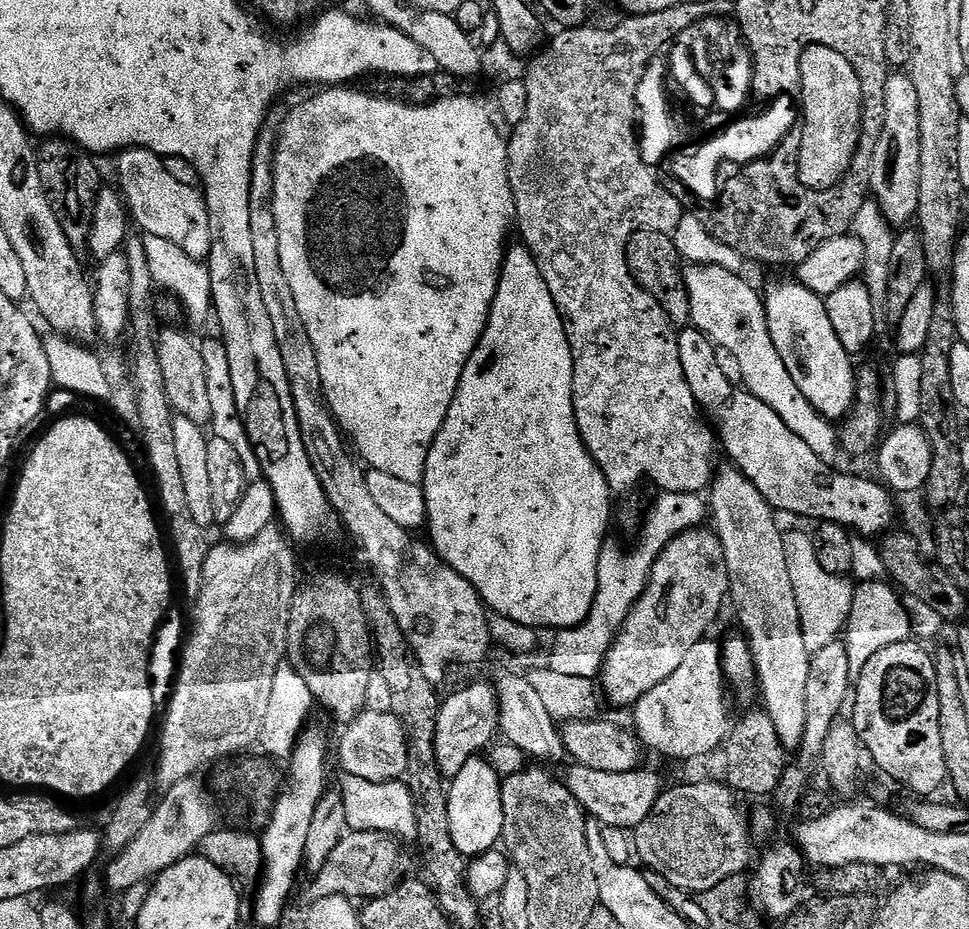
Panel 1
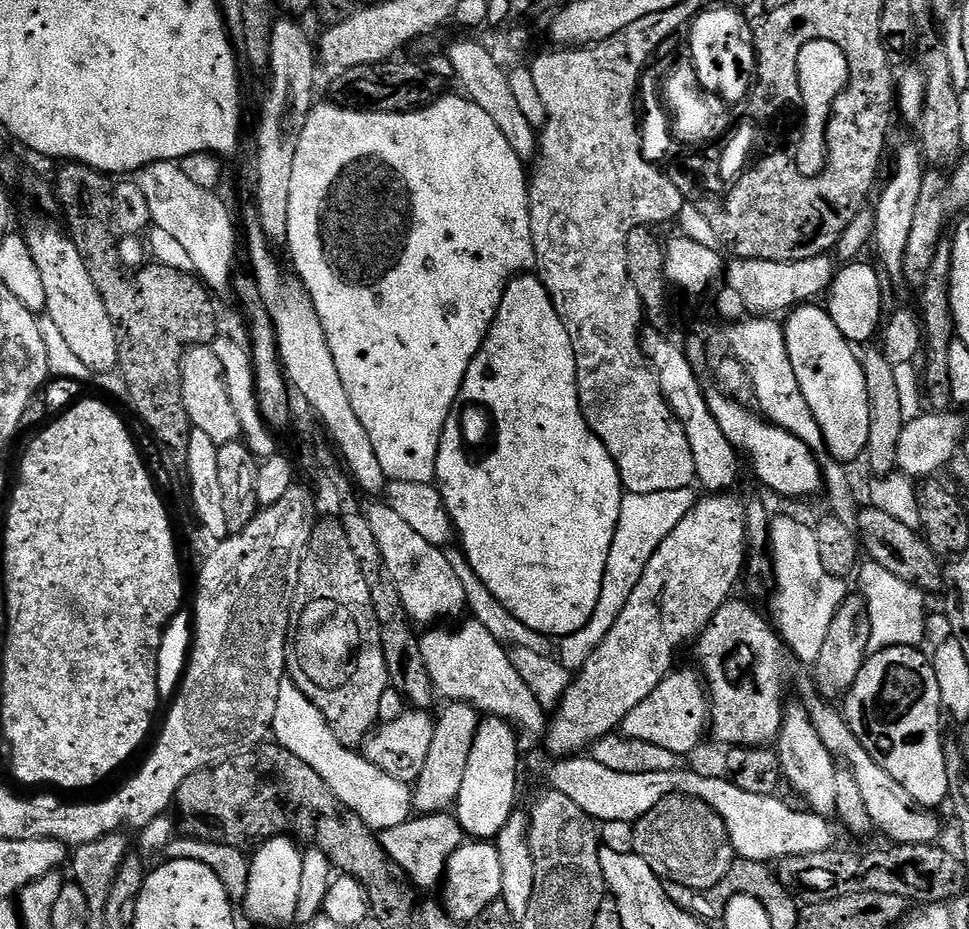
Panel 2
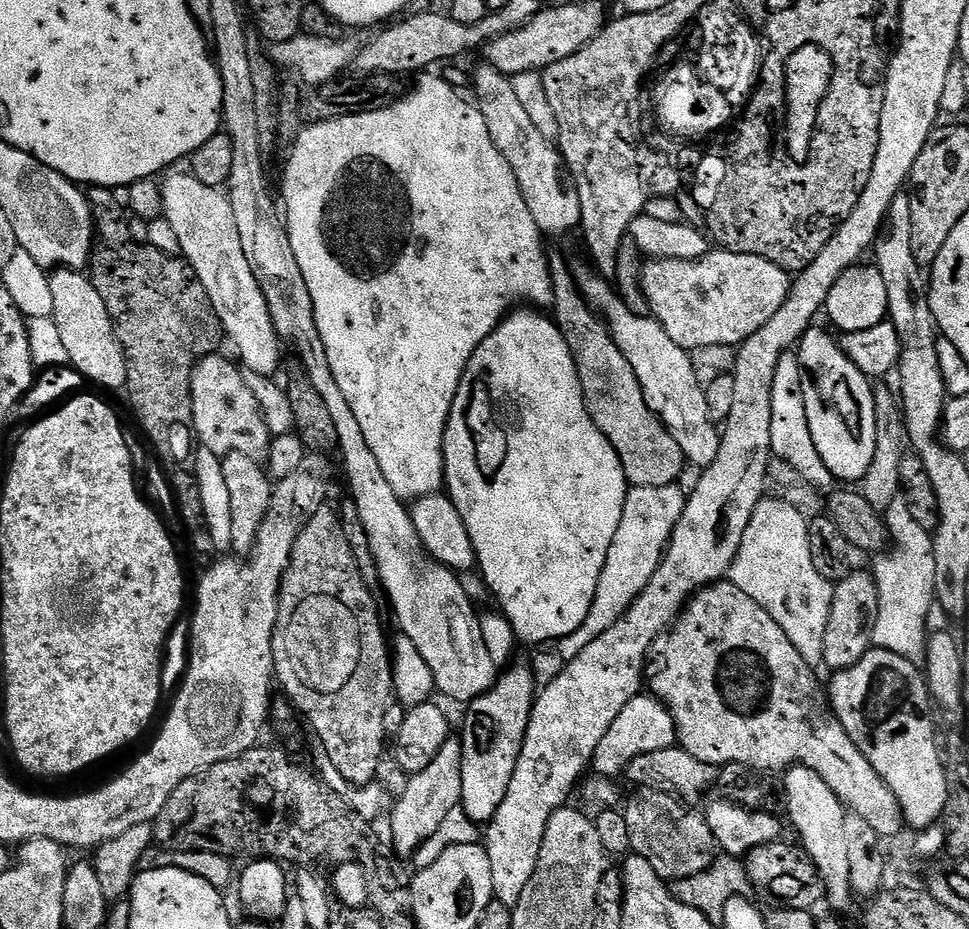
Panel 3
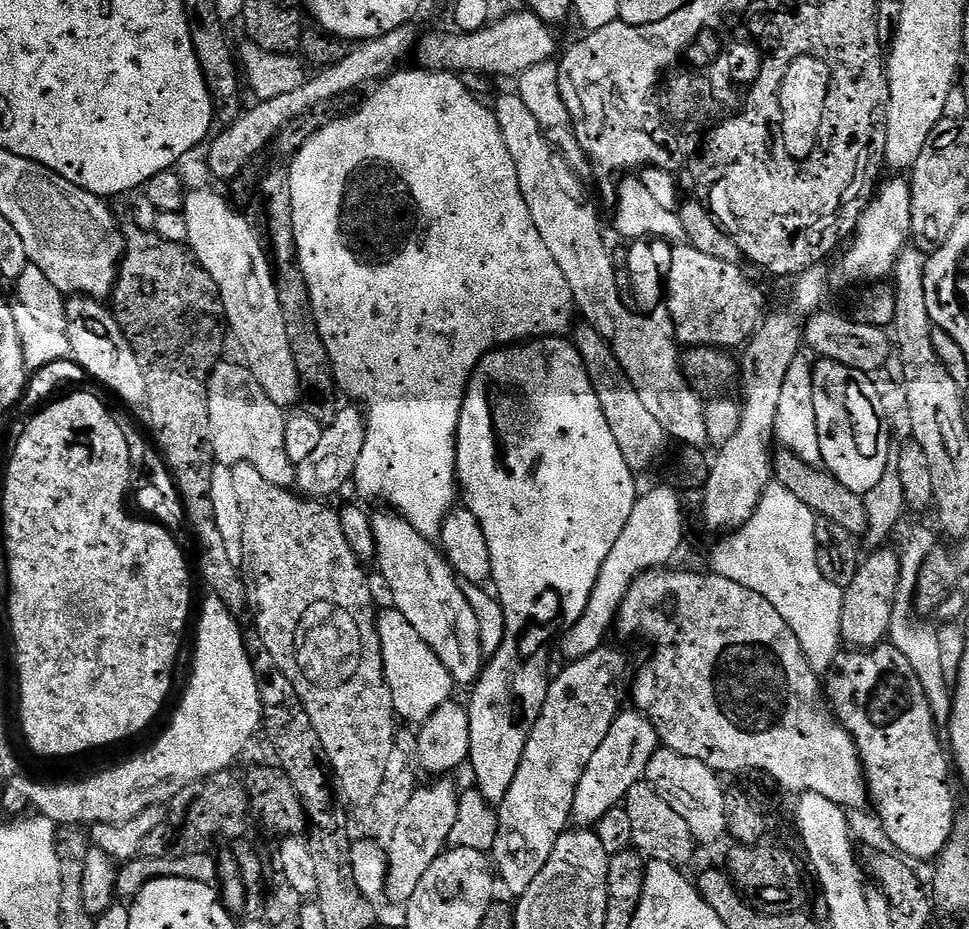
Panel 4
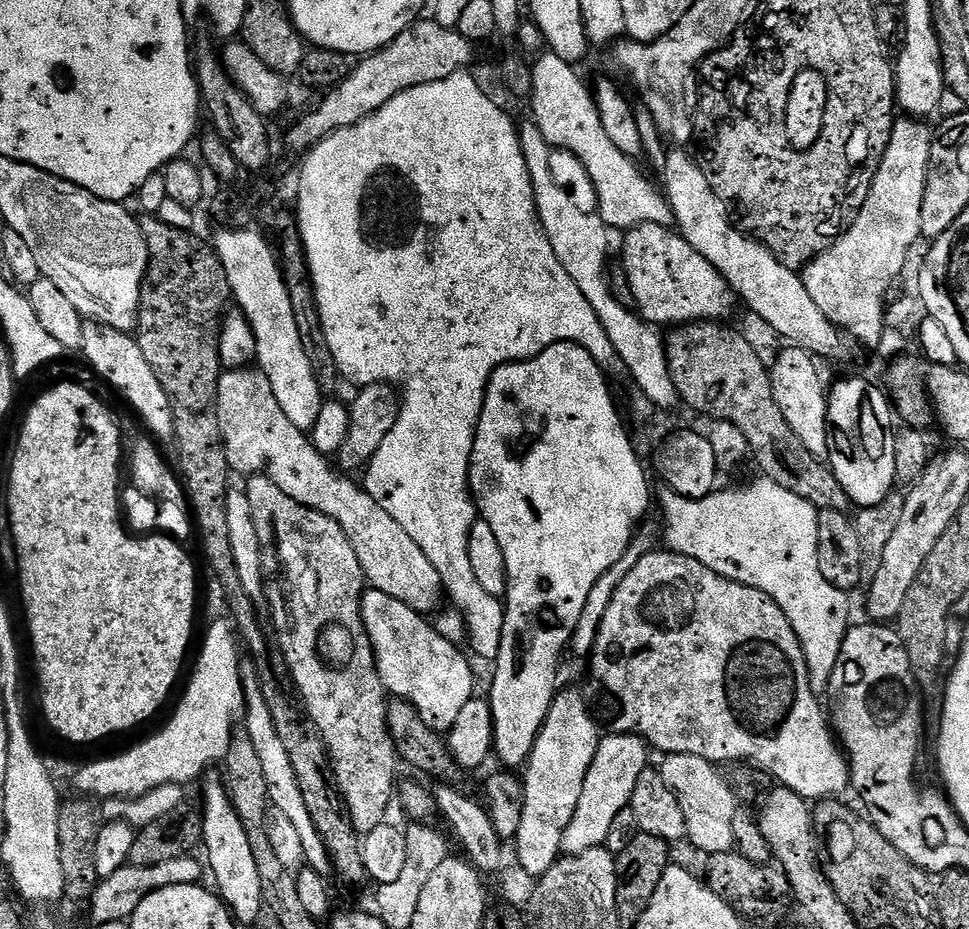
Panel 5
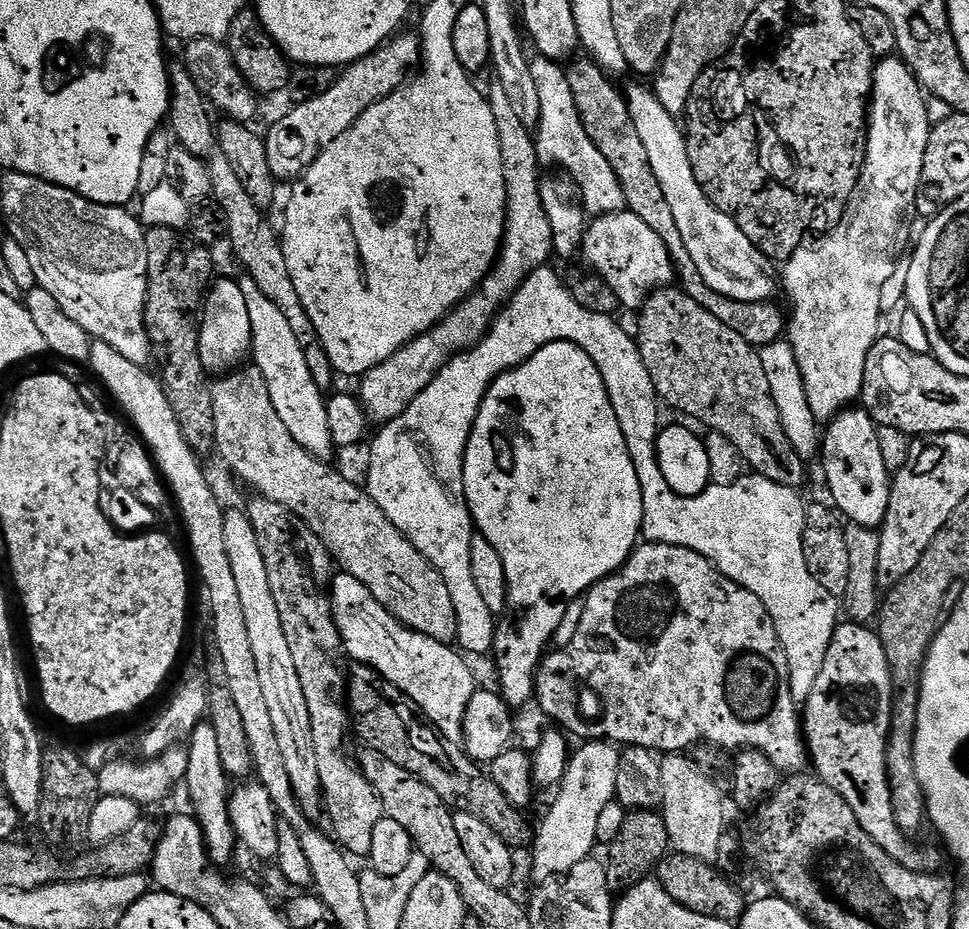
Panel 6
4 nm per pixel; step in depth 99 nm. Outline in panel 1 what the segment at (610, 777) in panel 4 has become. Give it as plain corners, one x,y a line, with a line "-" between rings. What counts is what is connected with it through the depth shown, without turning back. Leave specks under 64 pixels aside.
712,638
699,640
686,653
686,659
680,663
678,670
666,678
666,682
658,682
654,690
650,690
634,706
636,712
635,735
641,745
653,748
672,760
696,760
706,758
711,752
723,745
728,735
728,696
730,692
720,681
724,680
724,667
720,661
721,645
715,644

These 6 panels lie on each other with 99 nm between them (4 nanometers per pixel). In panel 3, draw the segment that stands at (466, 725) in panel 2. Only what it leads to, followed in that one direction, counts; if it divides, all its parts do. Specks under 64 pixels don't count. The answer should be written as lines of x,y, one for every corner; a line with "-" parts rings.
449,738
438,750
438,754
426,766
426,770
413,772
407,777
408,785
396,800
390,816
390,842
393,851
401,859
411,859
422,842
430,838
442,826
450,810
461,807
462,798
462,754
464,745
459,739

